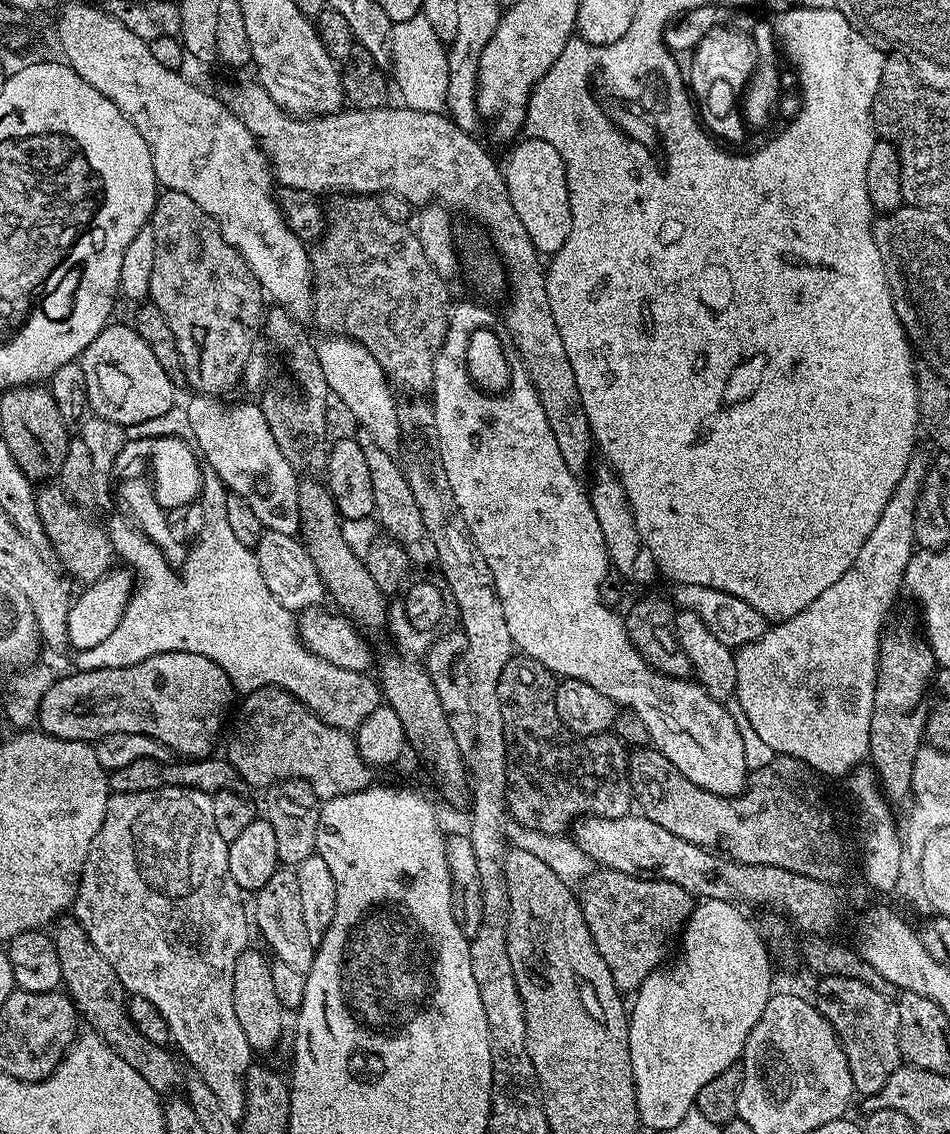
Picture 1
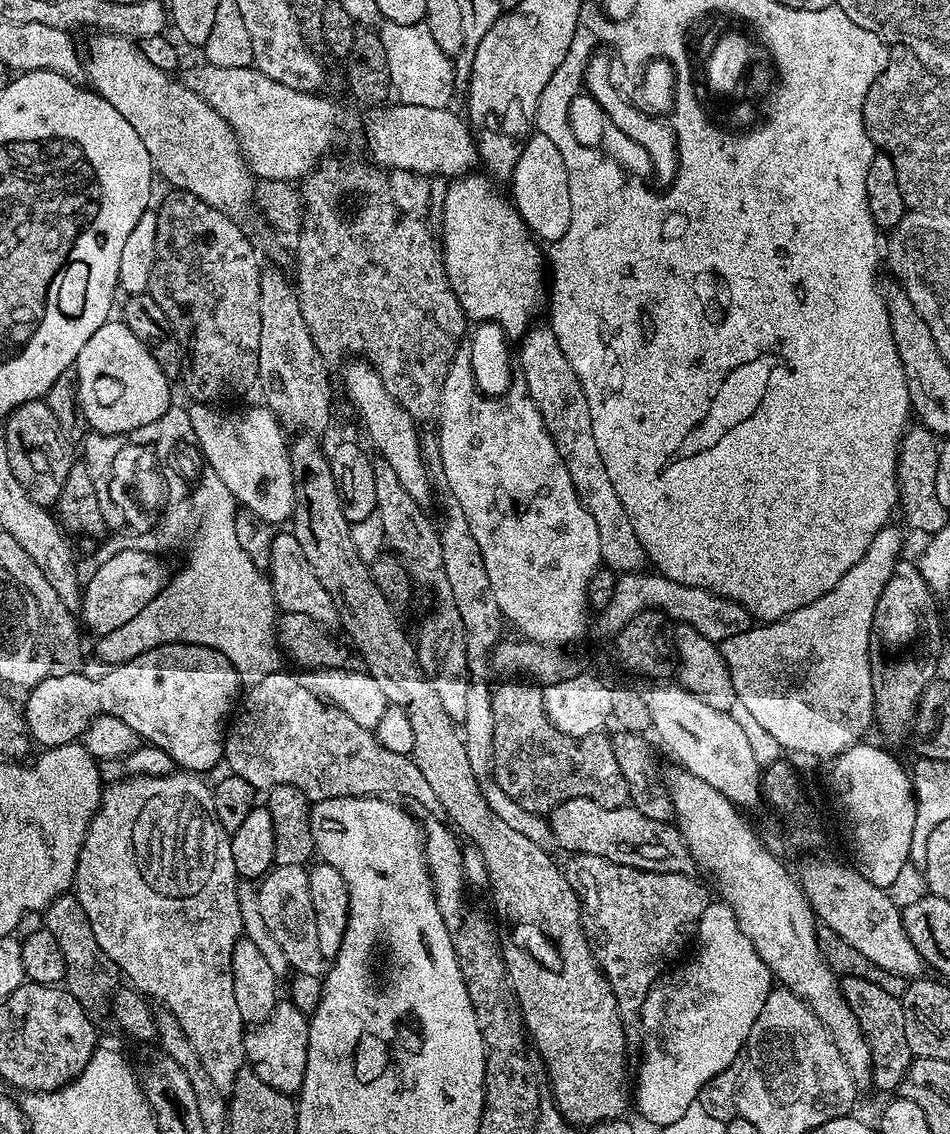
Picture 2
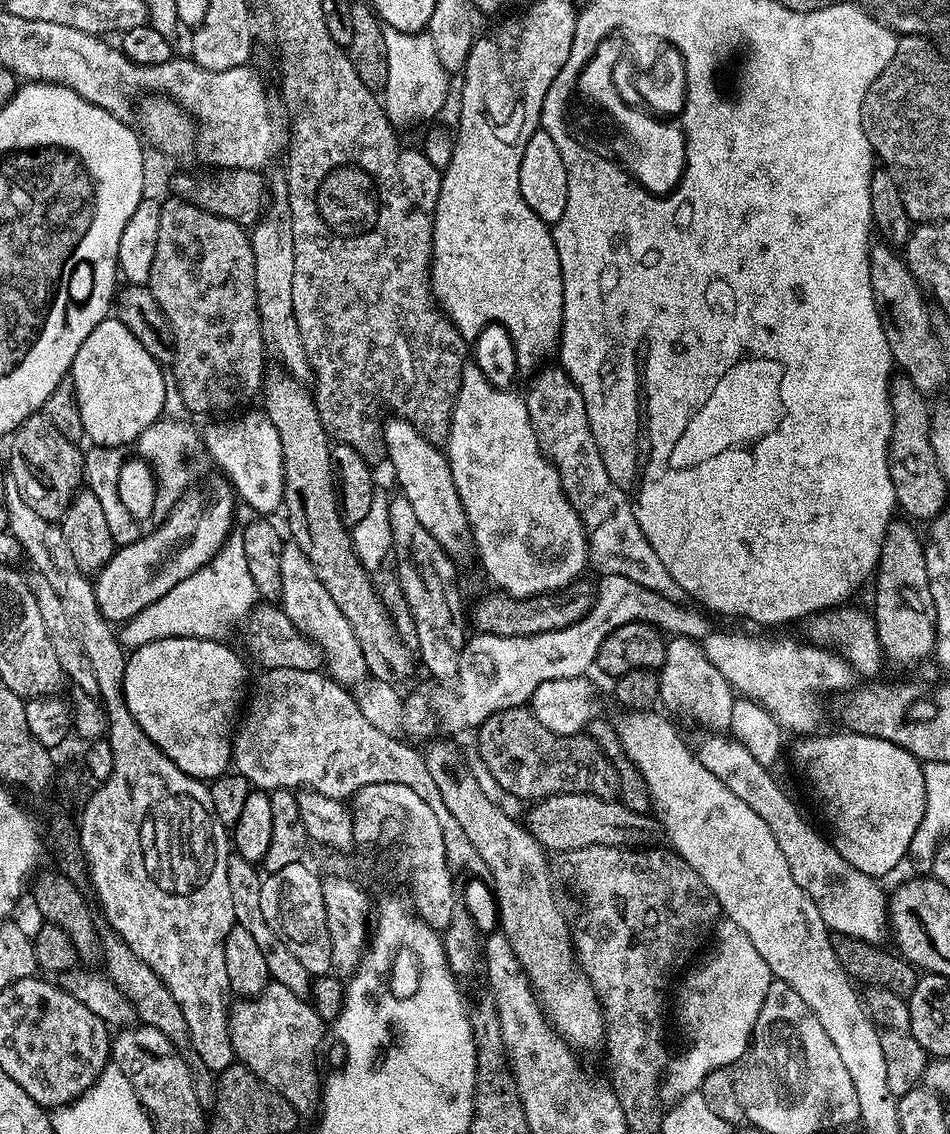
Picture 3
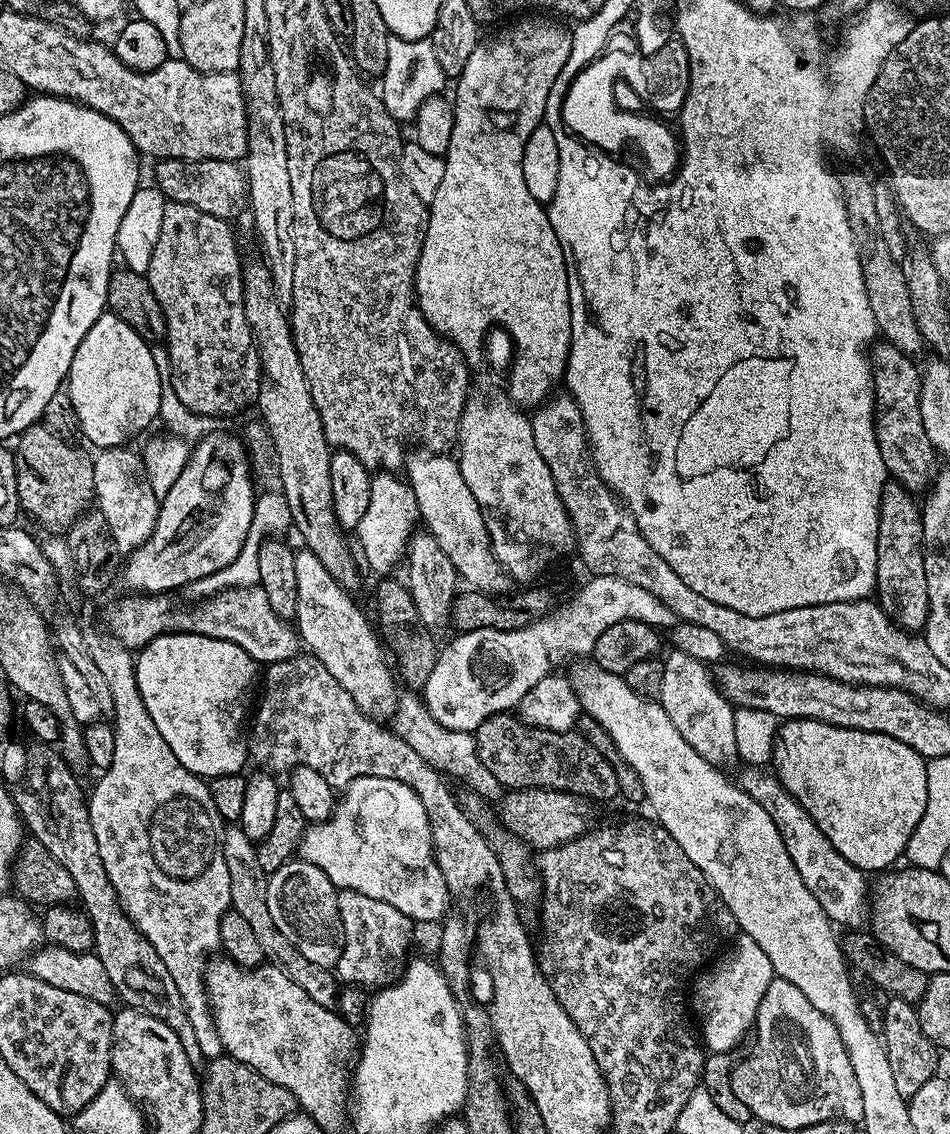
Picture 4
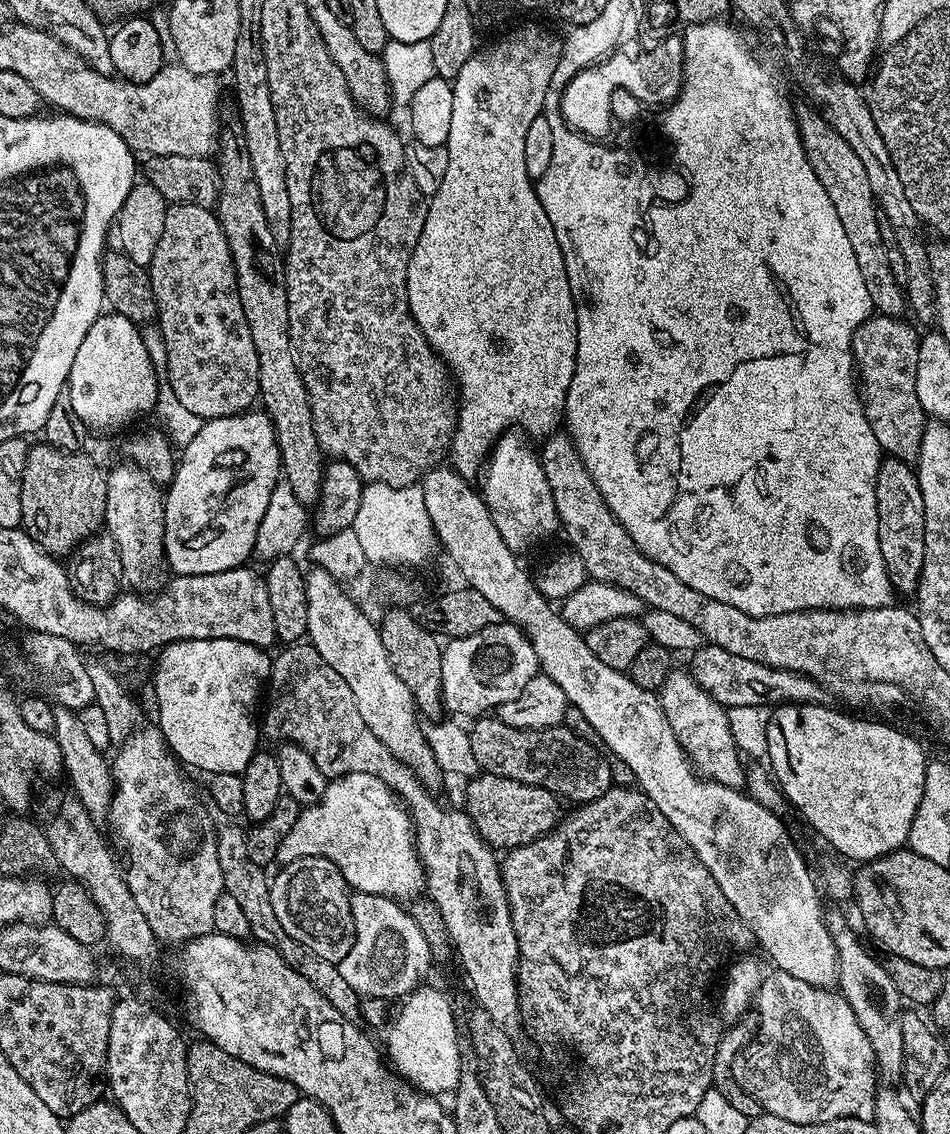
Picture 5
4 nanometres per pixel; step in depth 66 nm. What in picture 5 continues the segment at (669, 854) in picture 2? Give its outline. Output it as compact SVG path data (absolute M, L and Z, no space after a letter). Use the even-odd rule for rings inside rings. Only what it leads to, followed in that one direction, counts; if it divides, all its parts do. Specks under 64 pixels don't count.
M485 771L471 777L467 784L463 807L472 819L476 833L493 850L511 850L523 844L533 844L548 835L562 819L561 797L545 788L530 786L526 782L514 782L514 778L502 778Z

